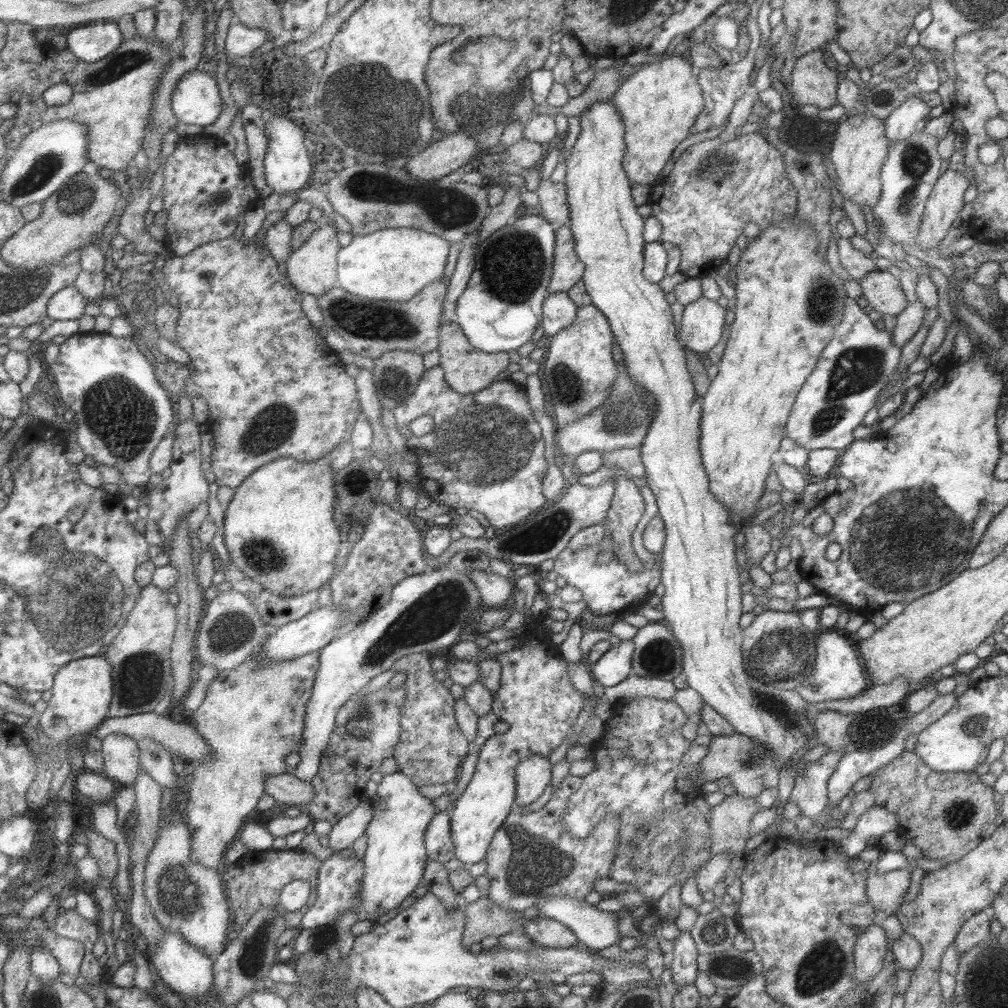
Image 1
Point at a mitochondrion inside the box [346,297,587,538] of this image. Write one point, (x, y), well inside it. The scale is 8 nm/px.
(489, 446)

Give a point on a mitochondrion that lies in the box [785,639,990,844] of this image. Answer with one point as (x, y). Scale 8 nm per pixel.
(959, 814)

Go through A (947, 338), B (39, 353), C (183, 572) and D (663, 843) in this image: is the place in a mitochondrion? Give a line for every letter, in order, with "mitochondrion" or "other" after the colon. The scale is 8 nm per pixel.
A: other
B: other
C: other
D: mitochondrion

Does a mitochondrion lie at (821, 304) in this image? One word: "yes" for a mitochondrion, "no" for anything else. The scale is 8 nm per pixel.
yes

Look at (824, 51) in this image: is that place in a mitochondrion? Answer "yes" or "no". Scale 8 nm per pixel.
no

